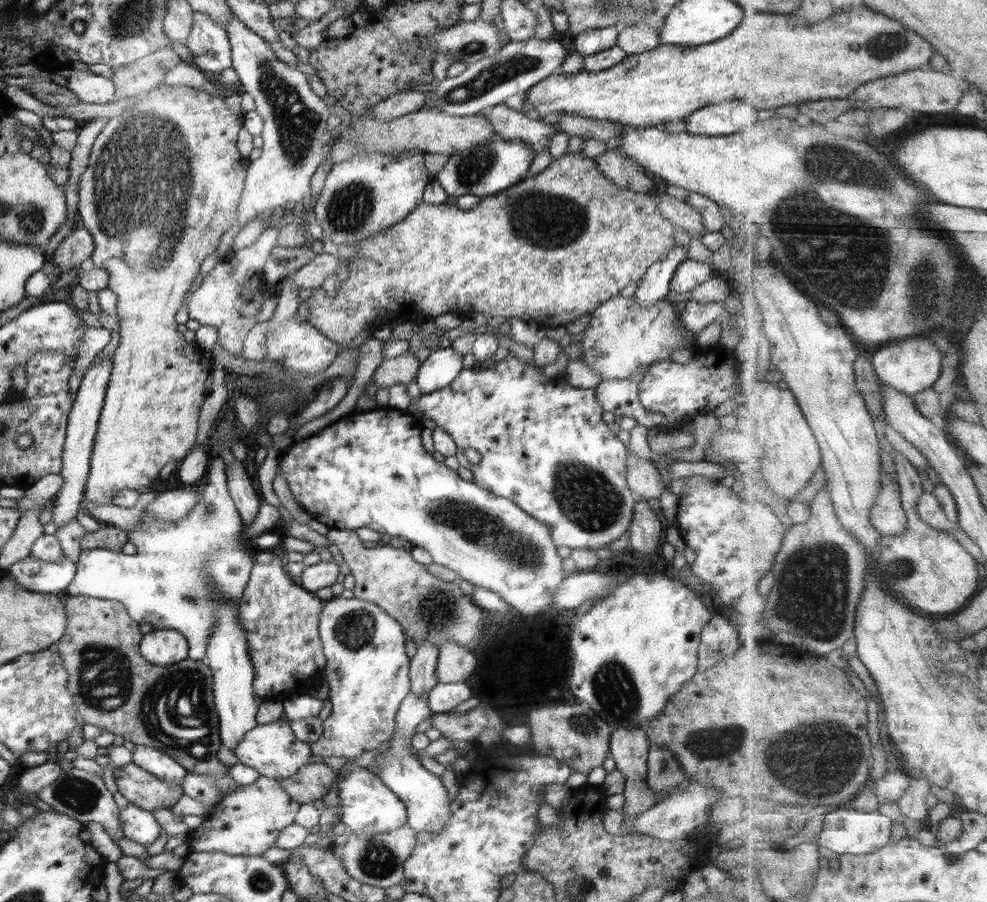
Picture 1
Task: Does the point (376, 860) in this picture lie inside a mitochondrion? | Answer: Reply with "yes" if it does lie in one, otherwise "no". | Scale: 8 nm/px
yes

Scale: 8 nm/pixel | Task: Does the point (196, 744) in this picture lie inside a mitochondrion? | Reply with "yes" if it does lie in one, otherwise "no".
yes

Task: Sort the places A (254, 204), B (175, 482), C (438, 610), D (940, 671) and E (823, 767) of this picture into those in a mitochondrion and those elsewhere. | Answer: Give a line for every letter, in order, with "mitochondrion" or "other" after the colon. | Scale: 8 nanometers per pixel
A: other
B: other
C: mitochondrion
D: mitochondrion
E: mitochondrion

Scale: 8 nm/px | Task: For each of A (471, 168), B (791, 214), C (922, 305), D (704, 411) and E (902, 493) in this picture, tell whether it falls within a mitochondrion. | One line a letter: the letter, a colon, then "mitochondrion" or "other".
A: mitochondrion
B: mitochondrion
C: mitochondrion
D: other
E: other

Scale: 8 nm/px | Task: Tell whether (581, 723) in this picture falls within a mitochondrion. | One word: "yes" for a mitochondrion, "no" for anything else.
yes

